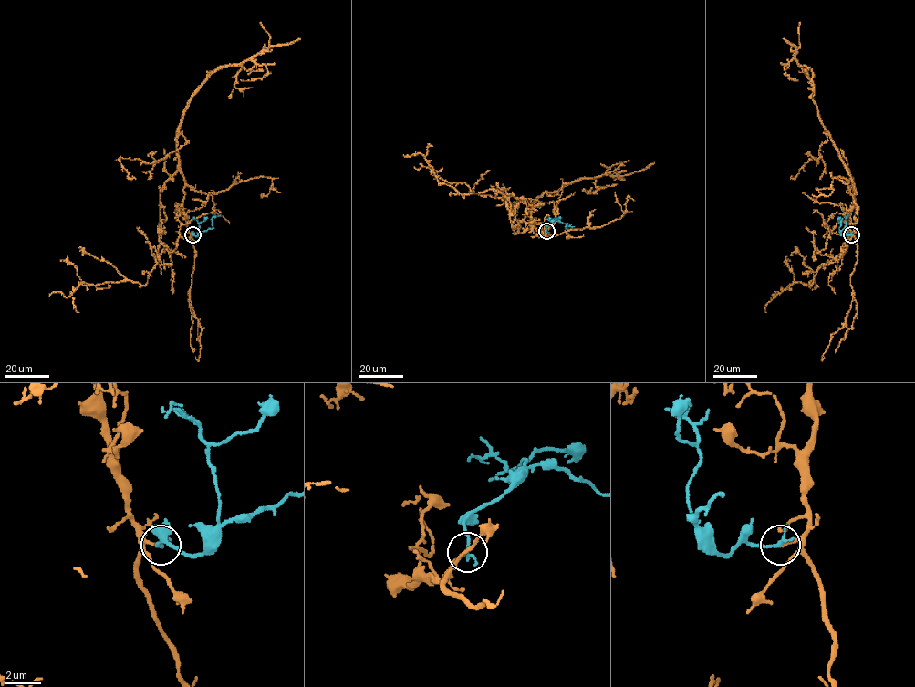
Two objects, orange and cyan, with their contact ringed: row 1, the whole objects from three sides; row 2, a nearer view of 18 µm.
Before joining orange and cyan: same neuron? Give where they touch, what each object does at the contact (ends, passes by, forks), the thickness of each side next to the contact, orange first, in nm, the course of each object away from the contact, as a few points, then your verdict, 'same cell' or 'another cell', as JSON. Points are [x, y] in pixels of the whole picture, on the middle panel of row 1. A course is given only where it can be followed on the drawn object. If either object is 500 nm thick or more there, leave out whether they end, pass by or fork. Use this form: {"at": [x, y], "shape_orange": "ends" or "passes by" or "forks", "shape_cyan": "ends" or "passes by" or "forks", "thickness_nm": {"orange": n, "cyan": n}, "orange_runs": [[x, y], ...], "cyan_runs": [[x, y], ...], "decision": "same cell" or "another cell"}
{"at": [546, 231], "shape_orange": "ends", "shape_cyan": "ends", "thickness_nm": {"orange": 160, "cyan": 200}, "orange_runs": [[546, 231], [514, 233], [510, 202], [499, 192], [462, 194], [441, 183], [423, 156], [432, 146]], "cyan_runs": [[546, 231], [546, 226], [555, 220], [566, 223], [566, 226], [574, 226]], "decision": "same cell"}

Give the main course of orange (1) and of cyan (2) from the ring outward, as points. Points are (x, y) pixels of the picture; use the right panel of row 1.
1: (851, 234), (855, 195), (847, 170), (847, 249), (810, 285), (790, 283), (766, 312)
2: (851, 234), (843, 236), (840, 232), (846, 224), (847, 215)

